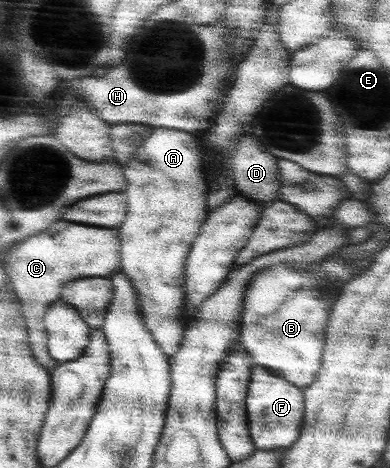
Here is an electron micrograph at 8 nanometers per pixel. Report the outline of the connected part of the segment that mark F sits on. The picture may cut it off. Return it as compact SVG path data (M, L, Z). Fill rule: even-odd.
M257 367L252 376L249 392L246 397L246 411L250 418L250 435L259 450L293 445L301 435L305 423L304 389L286 381L278 375L271 375L267 369ZM255 379L255 381L253 381Z

